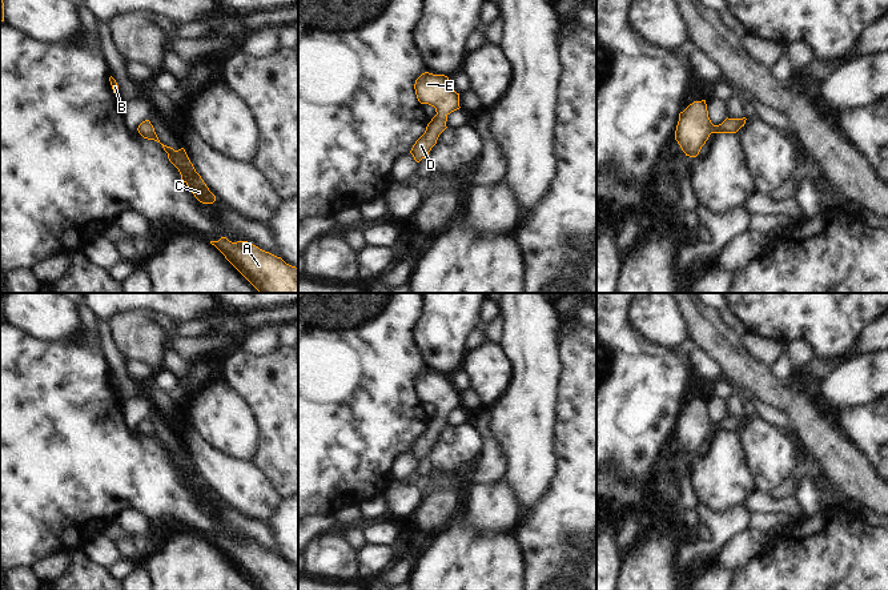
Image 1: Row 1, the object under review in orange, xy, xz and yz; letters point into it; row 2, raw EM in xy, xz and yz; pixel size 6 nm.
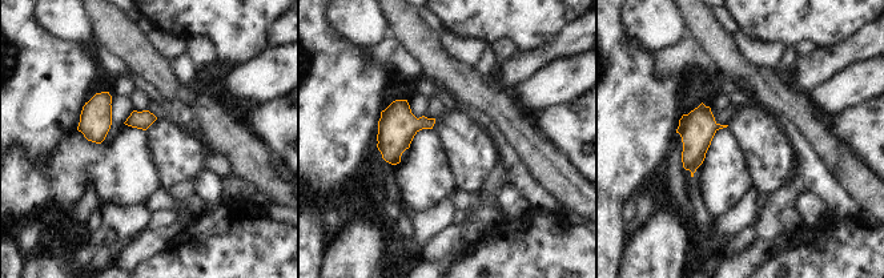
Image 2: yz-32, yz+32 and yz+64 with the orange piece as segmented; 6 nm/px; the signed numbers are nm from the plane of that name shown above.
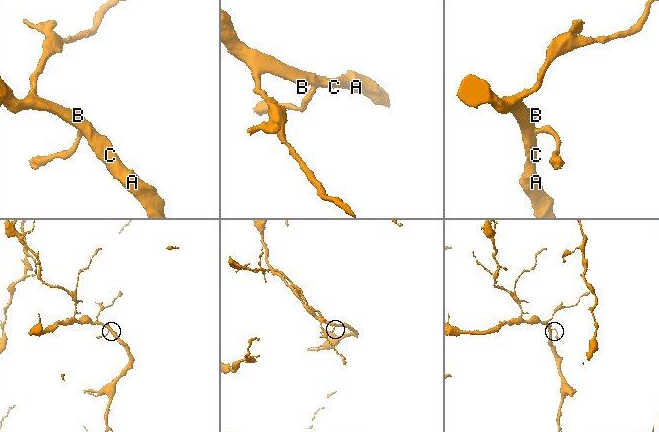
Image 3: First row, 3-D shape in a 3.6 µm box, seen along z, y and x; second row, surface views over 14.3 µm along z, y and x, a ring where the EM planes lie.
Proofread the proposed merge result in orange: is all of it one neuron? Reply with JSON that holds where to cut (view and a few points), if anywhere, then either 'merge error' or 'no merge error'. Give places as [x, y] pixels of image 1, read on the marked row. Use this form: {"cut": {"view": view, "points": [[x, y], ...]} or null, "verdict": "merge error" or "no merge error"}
{"cut": null, "verdict": "no merge error"}

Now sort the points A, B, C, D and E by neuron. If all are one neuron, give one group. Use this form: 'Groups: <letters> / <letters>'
Groups: A B C D E

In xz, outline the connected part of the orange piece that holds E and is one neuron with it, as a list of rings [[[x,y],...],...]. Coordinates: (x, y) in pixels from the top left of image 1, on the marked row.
[[[422,73],[414,84],[417,99],[421,104],[435,108],[437,115],[427,124],[425,133],[415,141],[410,153],[419,162],[426,158],[437,144],[439,135],[447,128],[447,116],[459,109],[459,93],[457,93],[449,77],[445,75]]]

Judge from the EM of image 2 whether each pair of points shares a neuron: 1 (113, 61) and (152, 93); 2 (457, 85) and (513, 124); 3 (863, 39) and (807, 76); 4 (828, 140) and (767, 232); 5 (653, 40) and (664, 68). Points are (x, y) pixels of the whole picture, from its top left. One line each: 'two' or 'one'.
1: one
2: one
3: one
4: two
5: two

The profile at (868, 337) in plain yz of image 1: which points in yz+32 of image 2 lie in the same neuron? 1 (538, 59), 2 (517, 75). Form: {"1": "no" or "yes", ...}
{"1": "yes", "2": "yes"}

